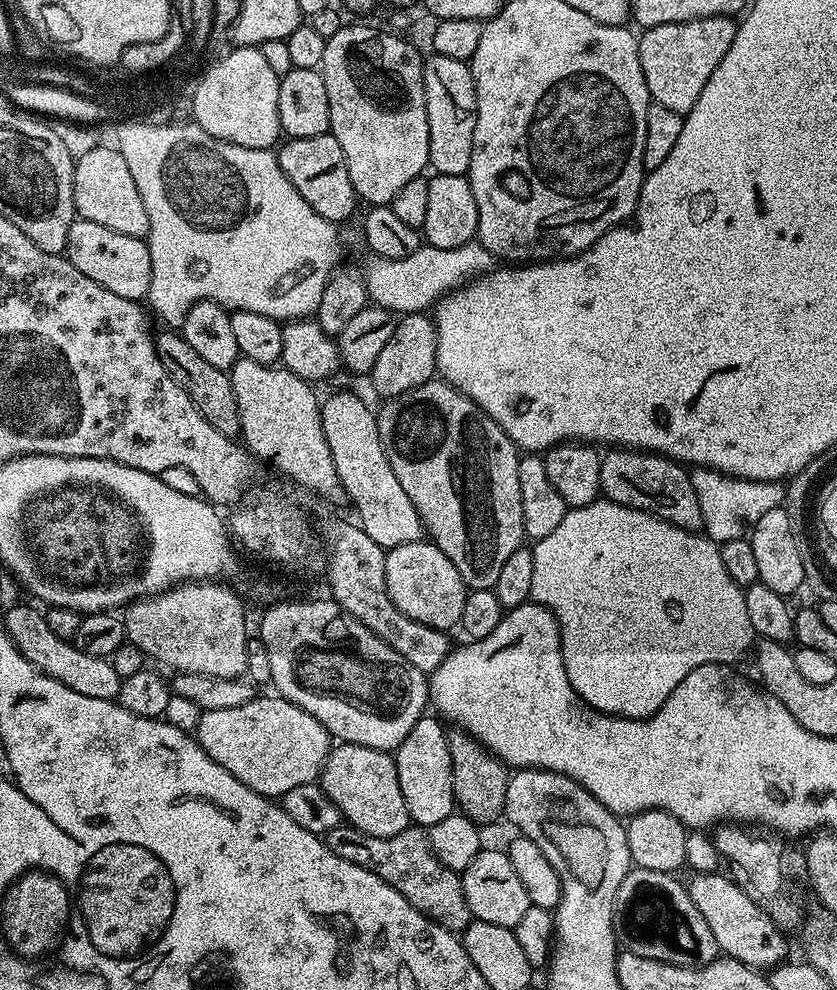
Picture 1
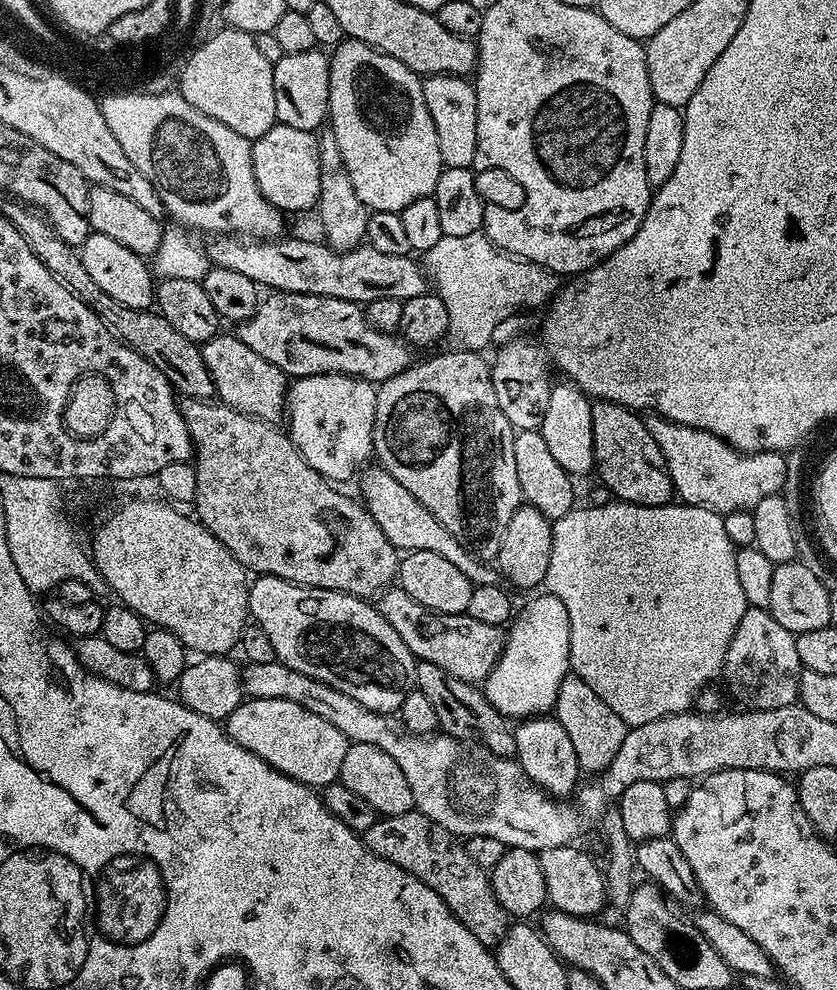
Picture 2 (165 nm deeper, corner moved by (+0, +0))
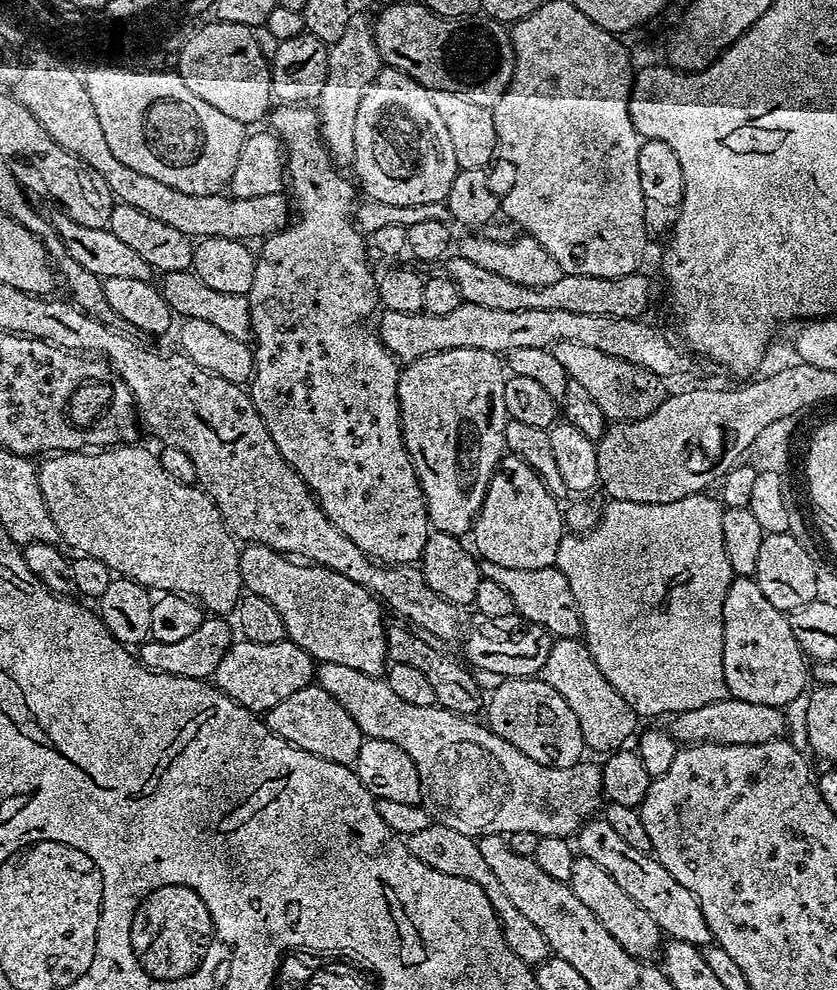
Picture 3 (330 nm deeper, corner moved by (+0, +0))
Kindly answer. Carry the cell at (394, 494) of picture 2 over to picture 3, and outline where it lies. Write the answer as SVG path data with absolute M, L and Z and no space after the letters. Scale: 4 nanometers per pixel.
M481 559L479 565L481 577L490 582L498 582L498 586L510 594L510 602L514 602L516 612L522 618L542 626L557 640L574 640L581 635L578 602L574 602L570 582L566 582L566 574L562 574L559 568L553 566L542 570L514 570L510 566L498 566L486 559Z

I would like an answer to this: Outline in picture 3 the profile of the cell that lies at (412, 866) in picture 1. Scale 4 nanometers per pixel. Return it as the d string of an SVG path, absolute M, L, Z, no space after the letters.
M430 822L426 830L418 830L418 834L407 837L406 840L410 854L418 858L418 862L426 862L434 870L442 874L450 874L454 878L464 878L482 886L484 893L490 898L490 906L496 912L496 917L500 920L500 928L504 931L506 946L522 958L530 966L539 966L548 960L550 953L546 938L542 938L542 930L534 926L526 917L514 907L514 902L510 902L509 896L502 891L502 886L498 883L498 878L490 871L490 865L486 858L482 858L482 850L479 843L473 837L466 834L458 834L458 830L450 830L450 826Z

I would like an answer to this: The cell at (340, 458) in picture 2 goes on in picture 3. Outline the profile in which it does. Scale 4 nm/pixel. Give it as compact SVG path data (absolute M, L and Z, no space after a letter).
M276 106L271 109L270 121L271 120L271 131L276 133L286 153L286 180L287 183L290 185L290 196L291 199L294 201L295 211L296 208L298 211L300 211L300 221L298 221L297 224L296 221L289 223L288 227L284 228L283 231L276 232L275 235L267 237L267 239L265 239L263 243L259 245L259 247L261 246L260 252L258 250L258 255L255 257L256 269L254 270L253 286L247 294L248 301L250 302L250 312L252 314L251 339L253 341L256 340L256 344L254 343L254 371L250 381L250 395L252 401L254 402L254 406L258 410L258 414L262 418L262 422L266 426L266 430L270 430L270 438L274 438L274 446L278 446L278 450L282 454L282 458L286 458L286 462L288 463L288 465L292 467L292 469L294 469L294 471L297 472L297 474L299 474L301 478L303 478L303 480L306 482L306 486L312 492L312 495L316 497L317 502L320 504L320 509L324 511L324 513L326 514L326 518L330 518L330 522L333 524L333 526L335 526L340 533L342 533L346 538L348 538L350 542L354 542L354 546L358 546L358 550L362 550L365 556L372 557L373 561L379 562L381 565L384 566L412 566L415 565L417 561L419 561L420 555L424 553L424 547L426 546L426 538L428 537L430 531L430 525L428 523L428 507L426 506L426 502L424 501L424 495L422 494L422 490L420 489L420 483L418 482L418 478L416 477L416 471L414 470L414 466L412 465L412 463L410 462L410 458L408 457L408 451L406 450L406 446L404 445L404 439L402 438L402 430L400 429L400 407L398 406L398 378L400 377L401 365L398 363L396 357L388 351L388 347L381 342L379 335L377 335L377 333L373 331L373 329L371 332L371 330L368 329L366 325L360 324L363 322L364 319L367 318L368 315L371 314L372 311L374 311L373 313L377 311L378 305L381 303L381 301L379 290L377 288L377 273L372 273L371 266L367 264L368 256L370 257L370 248L369 245L366 243L365 233L361 232L359 227L357 227L357 225L353 223L354 201L357 199L358 196L358 188L357 185L353 183L351 179L349 179L350 181L348 181L347 178L344 177L347 175L345 175L345 173L341 171L341 169L336 167L336 163L333 162L333 160L330 158L330 154L328 153L328 151L325 150L324 140L322 139L322 137L320 137L320 118L315 107Z

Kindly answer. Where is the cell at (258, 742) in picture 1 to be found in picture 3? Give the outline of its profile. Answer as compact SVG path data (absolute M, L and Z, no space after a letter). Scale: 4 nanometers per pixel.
M315 682L278 702L278 706L266 714L266 723L268 729L287 744L335 764L355 765L358 750L362 750L362 742L366 739L362 730L358 730L358 722L354 722L341 704L334 702L334 698L330 698Z

